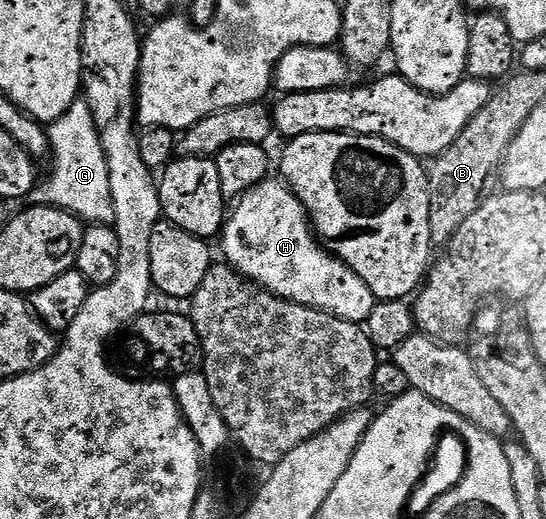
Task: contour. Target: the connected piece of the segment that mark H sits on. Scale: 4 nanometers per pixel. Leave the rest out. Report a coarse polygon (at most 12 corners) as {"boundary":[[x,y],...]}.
{"boundary":[[284,180],[219,234],[224,264],[277,297],[364,323],[367,283],[315,236]]}

